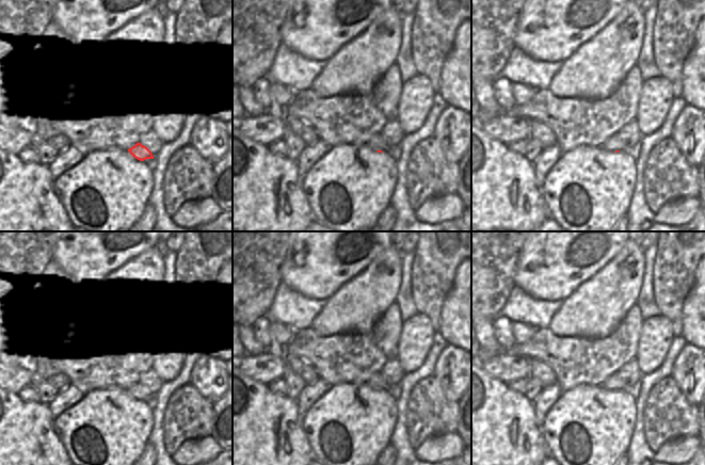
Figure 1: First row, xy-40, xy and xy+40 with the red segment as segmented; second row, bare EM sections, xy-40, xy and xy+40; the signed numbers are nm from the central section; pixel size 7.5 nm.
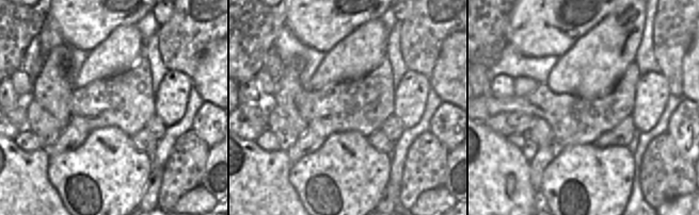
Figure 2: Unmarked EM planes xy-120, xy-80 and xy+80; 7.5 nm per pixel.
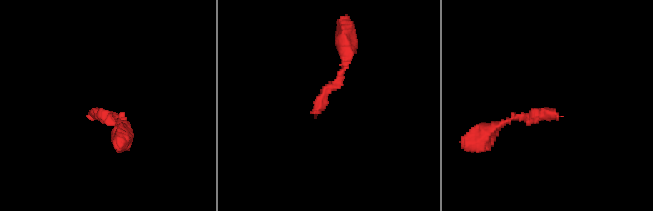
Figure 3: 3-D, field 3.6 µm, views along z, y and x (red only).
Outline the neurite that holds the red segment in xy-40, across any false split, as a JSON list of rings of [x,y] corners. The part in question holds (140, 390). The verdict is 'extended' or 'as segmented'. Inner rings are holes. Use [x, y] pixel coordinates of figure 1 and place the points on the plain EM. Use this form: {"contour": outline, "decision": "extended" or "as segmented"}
{"contour": [[[137,382],[134,385],[128,388],[130,394],[140,400],[144,400],[146,398],[154,398],[151,390],[141,382]]], "decision": "as segmented"}

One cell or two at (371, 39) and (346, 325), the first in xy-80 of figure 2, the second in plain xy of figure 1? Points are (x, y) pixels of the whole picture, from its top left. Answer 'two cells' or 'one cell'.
one cell

